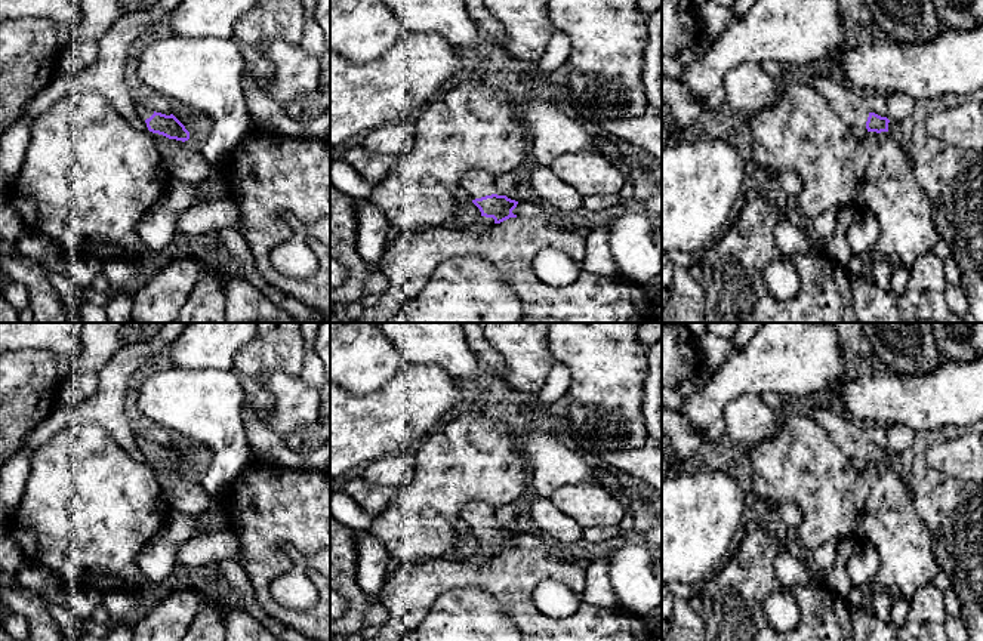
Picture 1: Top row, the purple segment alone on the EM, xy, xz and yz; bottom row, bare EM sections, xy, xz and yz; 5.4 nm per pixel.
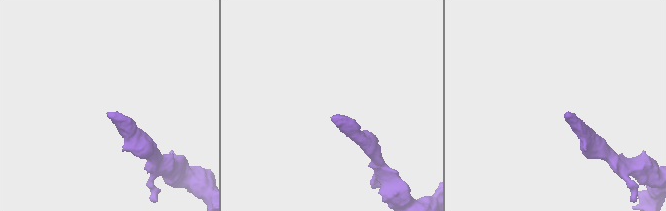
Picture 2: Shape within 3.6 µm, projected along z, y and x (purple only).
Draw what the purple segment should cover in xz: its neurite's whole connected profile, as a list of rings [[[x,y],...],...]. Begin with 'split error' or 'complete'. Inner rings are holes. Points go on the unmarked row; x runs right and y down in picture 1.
split error; [[[481,502],[469,503],[462,509],[460,520],[469,526],[472,534],[480,540],[481,548],[493,549],[494,555],[517,549],[512,542],[517,539],[518,533],[494,524],[493,506]]]

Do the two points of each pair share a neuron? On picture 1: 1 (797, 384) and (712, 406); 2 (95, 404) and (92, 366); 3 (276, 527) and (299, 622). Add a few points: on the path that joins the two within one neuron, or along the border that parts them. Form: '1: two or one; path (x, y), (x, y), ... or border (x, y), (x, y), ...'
1: one; path (776, 381), (737, 381), (733, 385)
2: two; border (119, 348), (95, 373)
3: one; path (264, 554), (264, 597), (273, 606)

